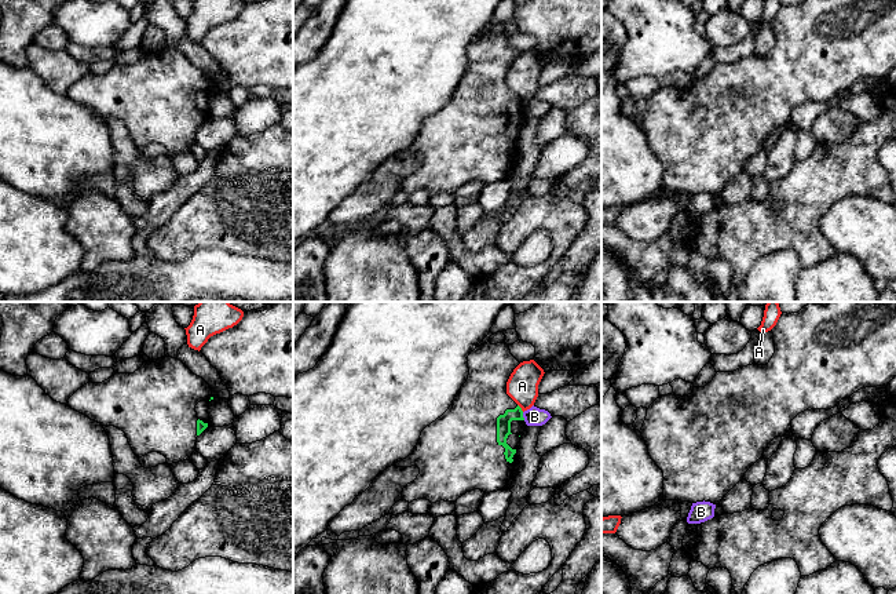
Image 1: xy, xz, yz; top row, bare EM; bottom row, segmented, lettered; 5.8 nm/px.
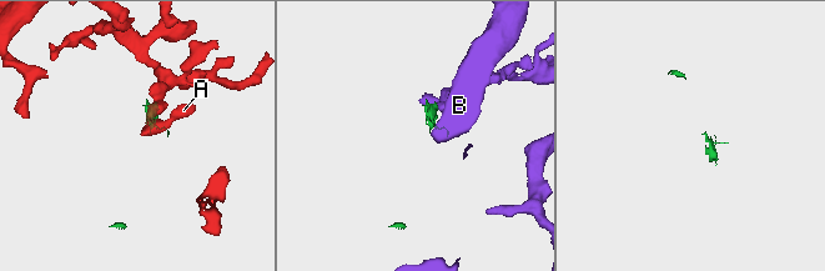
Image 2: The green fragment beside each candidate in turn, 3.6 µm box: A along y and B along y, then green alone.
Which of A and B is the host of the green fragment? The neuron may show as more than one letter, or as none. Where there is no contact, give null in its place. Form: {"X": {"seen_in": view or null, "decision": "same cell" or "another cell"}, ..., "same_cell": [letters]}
{"A": {"seen_in": "xz", "decision": "another cell"}, "B": {"seen_in": "xz", "decision": "another cell"}, "same_cell": []}

